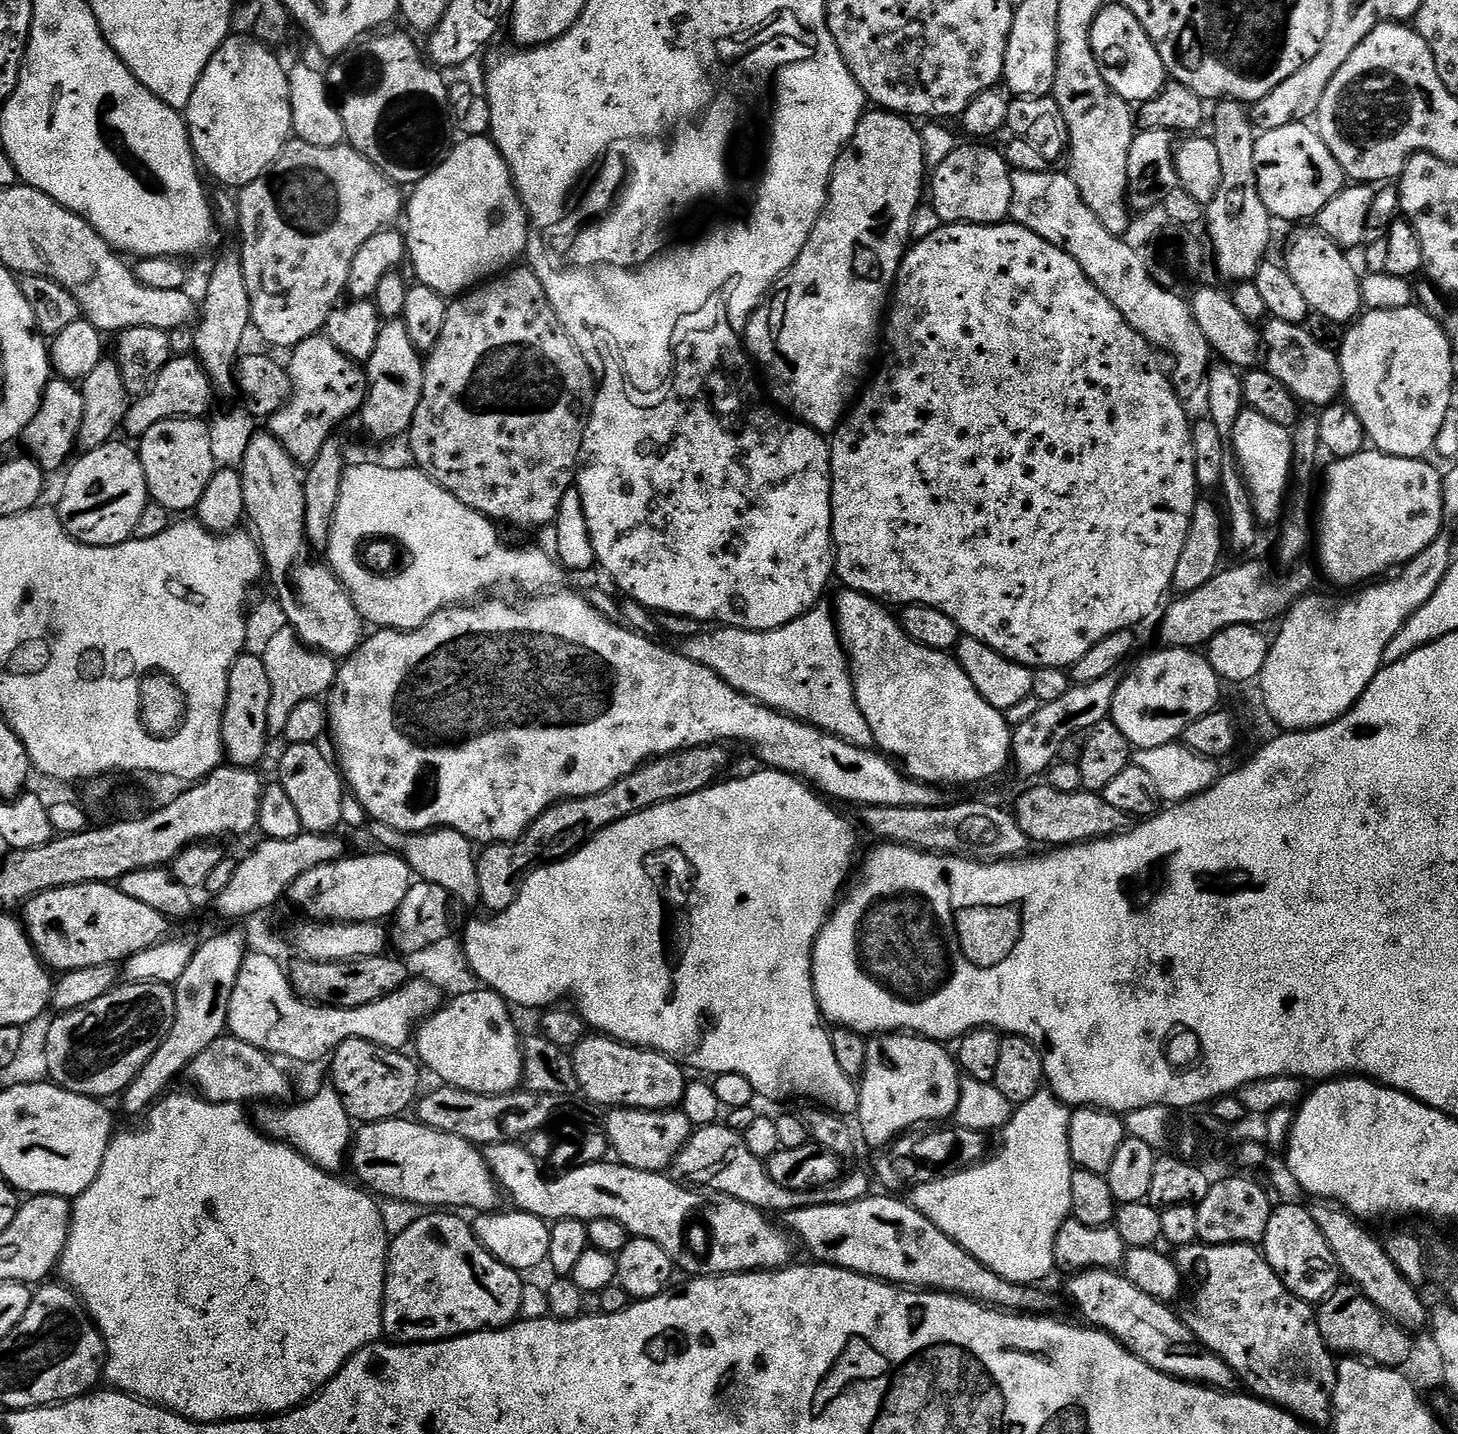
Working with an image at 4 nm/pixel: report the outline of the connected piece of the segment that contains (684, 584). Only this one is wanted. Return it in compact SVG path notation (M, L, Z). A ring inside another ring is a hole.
M747 352L740 356L740 360L732 360L732 364L728 364L732 372L712 372L712 364L704 364L704 360L690 360L690 366L687 367L674 368L676 384L672 384L668 400L664 400L660 408L652 408L649 412L624 404L613 387L599 381L592 413L588 416L588 423L584 425L580 462L574 481L575 491L580 493L596 563L601 569L604 567L605 574L625 592L623 595L627 599L636 600L653 613L669 612L701 622L717 620L717 625L745 628L751 632L781 628L786 626L786 622L806 614L815 604L821 603L823 596L820 595L823 594L828 579L831 581L834 576L832 450L829 441L807 424L781 414L769 403L758 380L756 385L756 380L752 377L754 364Z

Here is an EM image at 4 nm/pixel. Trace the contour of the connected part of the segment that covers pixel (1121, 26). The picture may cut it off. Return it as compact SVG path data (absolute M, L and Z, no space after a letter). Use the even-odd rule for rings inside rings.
M1118 2L1105 5L1095 18L1091 30L1091 44L1097 56L1102 78L1115 93L1129 104L1141 104L1158 94L1167 83L1168 75L1157 48L1130 10Z

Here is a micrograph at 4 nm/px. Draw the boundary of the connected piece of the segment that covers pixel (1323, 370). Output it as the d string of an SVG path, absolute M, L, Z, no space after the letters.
M1269 319L1264 326L1262 360L1266 371L1274 374L1274 378L1278 378L1278 382L1282 382L1282 386L1286 386L1286 390L1290 390L1297 401L1305 405L1308 403L1313 409L1323 410L1328 405L1337 403L1344 390L1339 355L1320 346L1307 327L1273 319Z

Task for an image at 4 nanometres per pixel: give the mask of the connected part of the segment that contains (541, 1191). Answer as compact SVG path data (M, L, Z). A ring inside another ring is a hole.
M523 1143L490 1144L483 1149L483 1158L493 1179L500 1185L505 1197L513 1200L515 1207L529 1212L538 1218L555 1222L557 1220L597 1220L614 1218L626 1226L629 1237L658 1242L662 1250L689 1277L697 1276L733 1276L739 1272L774 1272L777 1268L787 1268L793 1263L791 1235L779 1223L771 1224L769 1217L759 1208L750 1206L738 1198L726 1194L706 1192L694 1188L684 1188L672 1181L671 1175L664 1172L634 1170L619 1162L601 1162L599 1164L577 1163L576 1168L556 1176L553 1180L544 1177L541 1161L528 1152Z

